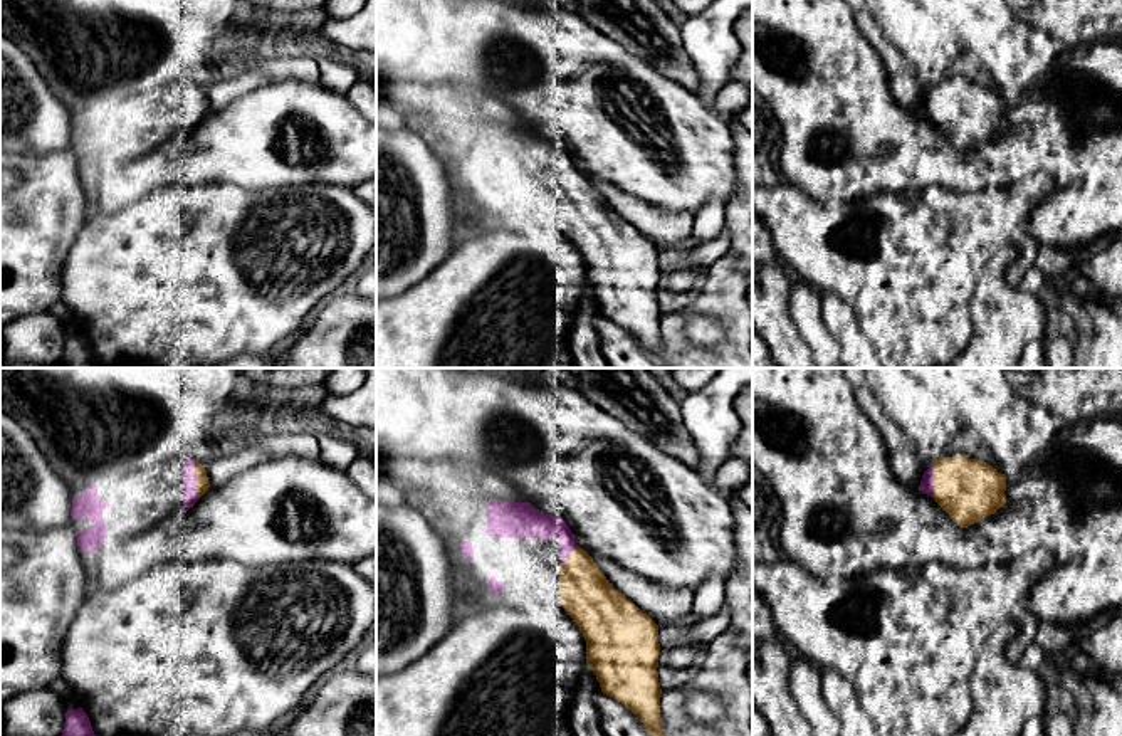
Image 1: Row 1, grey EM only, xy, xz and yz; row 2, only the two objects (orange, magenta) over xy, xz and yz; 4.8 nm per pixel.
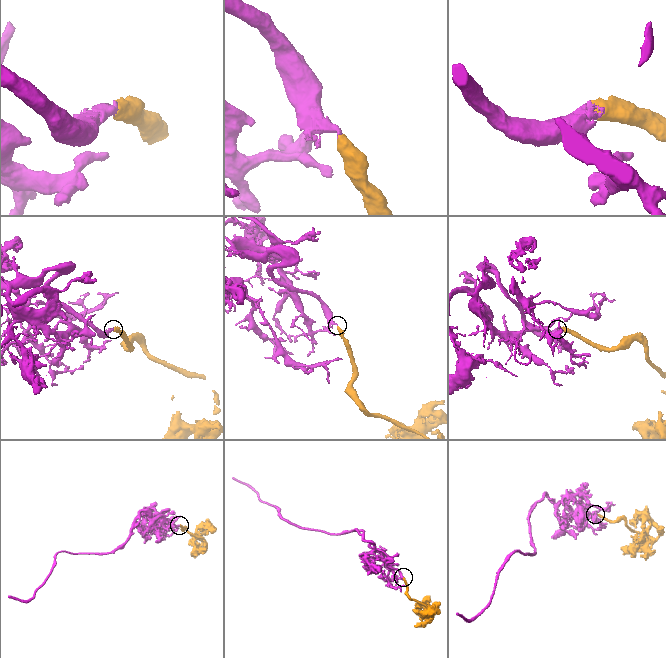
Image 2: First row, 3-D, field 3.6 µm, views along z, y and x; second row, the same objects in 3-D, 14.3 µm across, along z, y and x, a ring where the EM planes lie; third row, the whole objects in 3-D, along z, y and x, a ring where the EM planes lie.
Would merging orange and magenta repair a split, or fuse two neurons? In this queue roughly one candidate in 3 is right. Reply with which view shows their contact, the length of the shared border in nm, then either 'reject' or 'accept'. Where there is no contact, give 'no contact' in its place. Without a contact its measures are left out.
contact in xy; length 220 nm; accept

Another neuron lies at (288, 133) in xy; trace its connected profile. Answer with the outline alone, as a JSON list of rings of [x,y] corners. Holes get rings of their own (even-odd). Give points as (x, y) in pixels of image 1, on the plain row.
[[[287,79],[257,87],[222,111],[210,109],[188,134],[175,136],[153,151],[128,161],[99,187],[99,207],[104,213],[116,213],[165,185],[232,183],[259,192],[311,183],[356,188],[370,180],[376,180],[376,124],[364,119],[348,96],[319,82]]]

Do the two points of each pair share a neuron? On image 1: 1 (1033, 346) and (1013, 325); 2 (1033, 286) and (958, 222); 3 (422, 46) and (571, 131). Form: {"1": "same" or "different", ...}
{"1": "different", "2": "different", "3": "same"}

